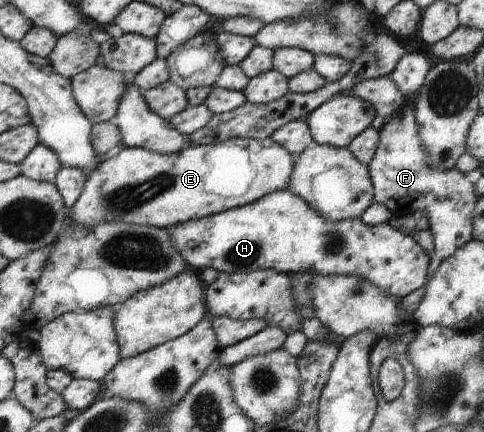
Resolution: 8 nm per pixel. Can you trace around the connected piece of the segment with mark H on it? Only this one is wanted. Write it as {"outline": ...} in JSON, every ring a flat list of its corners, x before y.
{"outline":[[279,190,272,194,267,194,264,198,256,200,254,204,246,204,240,208,233,208,216,214,216,216,206,216,206,218,200,218,200,220,190,220,190,222,184,222,184,224,178,224,178,226,172,226,168,229,170,232,170,238,174,240,176,250,180,252,180,256,184,258,184,262,192,268,196,268,198,272,202,272,204,268,212,268,217,273,222,274,234,274,234,273,251,273,260,269,272,269,279,273,287,275,298,274,298,272,310,272,315,275,340,275,340,276,358,276,358,278,364,278,368,282,372,282,376,288,380,288,380,292,392,296,394,300,401,300,404,296,422,288,426,282,428,282,428,264,430,264,430,258,421,244,418,244,414,240,413,236,408,236,400,230,392,228,388,223,382,223,378,225,366,225,360,219,342,220,340,222,330,222,326,218,322,218,320,214,316,214,300,196,296,196,293,192]]}

